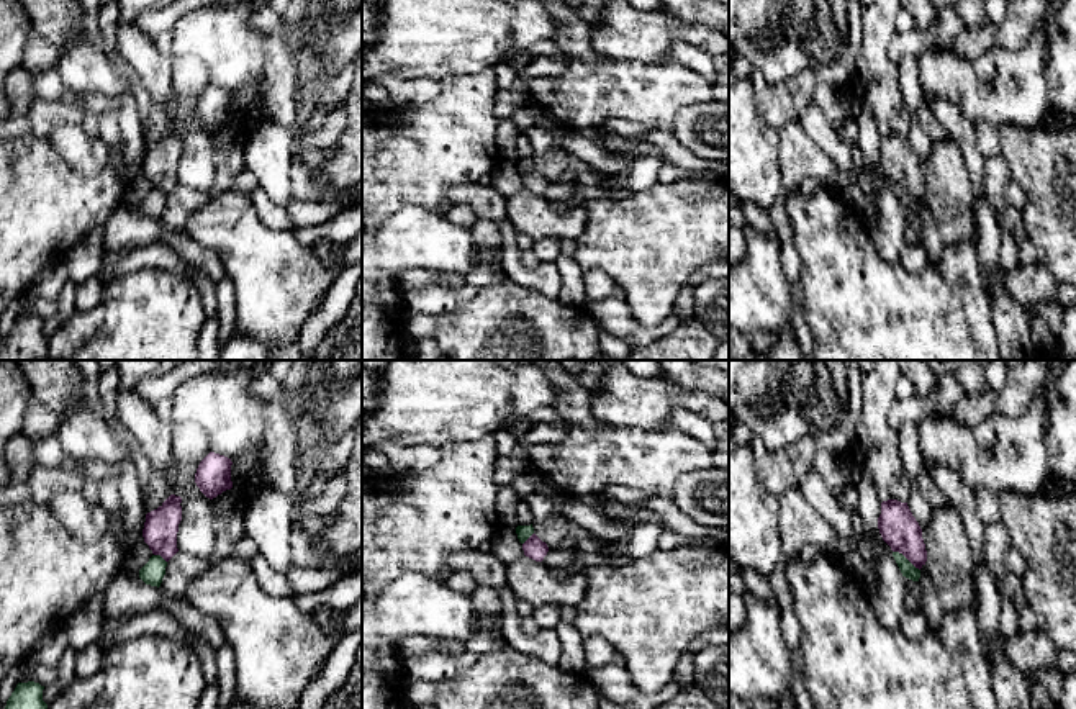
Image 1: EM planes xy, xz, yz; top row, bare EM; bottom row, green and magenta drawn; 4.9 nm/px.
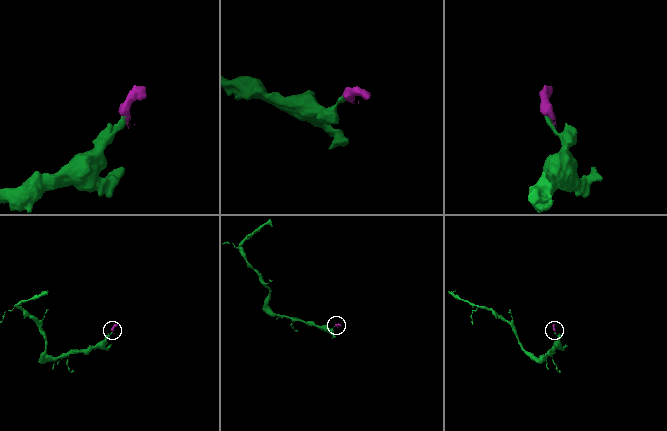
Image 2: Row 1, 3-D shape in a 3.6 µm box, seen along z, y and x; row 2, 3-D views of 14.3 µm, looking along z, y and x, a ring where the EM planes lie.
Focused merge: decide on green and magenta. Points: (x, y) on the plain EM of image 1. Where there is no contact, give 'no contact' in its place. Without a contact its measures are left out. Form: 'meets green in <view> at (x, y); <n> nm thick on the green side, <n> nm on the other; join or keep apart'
meets green in yz at (904, 190); 70 nm thick on the green side, 190 nm on the other; keep apart

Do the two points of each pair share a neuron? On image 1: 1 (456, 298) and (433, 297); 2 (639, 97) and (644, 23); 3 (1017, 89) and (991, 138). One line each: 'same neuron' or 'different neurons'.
1: same neuron
2: different neurons
3: different neurons

